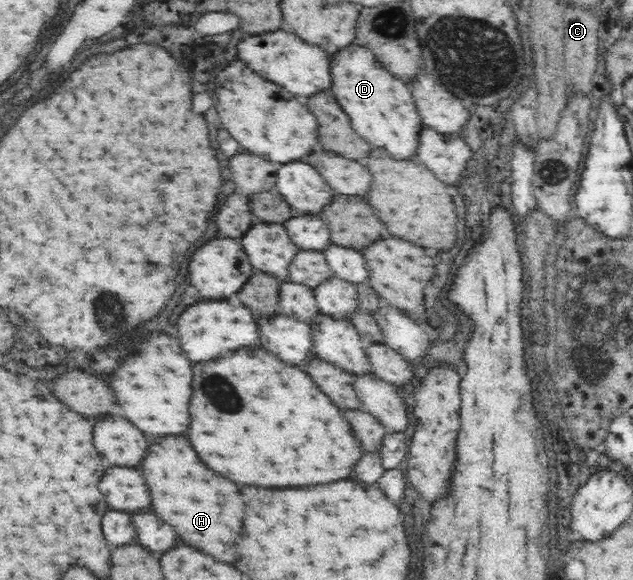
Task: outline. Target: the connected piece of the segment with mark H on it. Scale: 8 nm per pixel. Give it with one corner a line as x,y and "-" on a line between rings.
181,436
155,438
149,448
149,456
143,462
143,474
149,482
153,508
161,520
171,524
177,534
191,546
211,554
223,562
235,562
231,556
231,544
237,544
237,538
243,532
243,520
247,516
247,506
241,498
237,484
217,476
207,468
191,442

